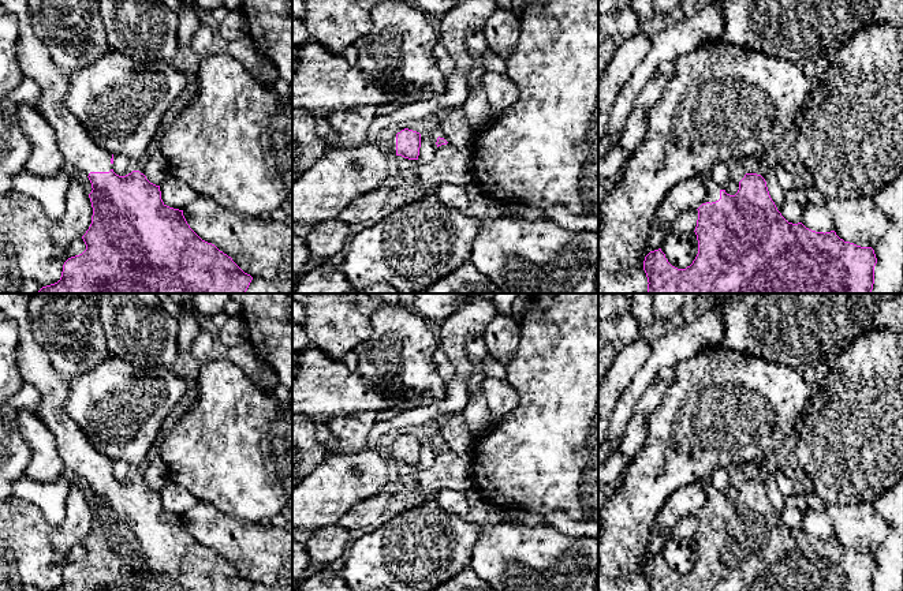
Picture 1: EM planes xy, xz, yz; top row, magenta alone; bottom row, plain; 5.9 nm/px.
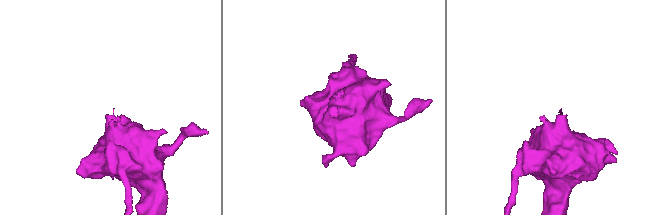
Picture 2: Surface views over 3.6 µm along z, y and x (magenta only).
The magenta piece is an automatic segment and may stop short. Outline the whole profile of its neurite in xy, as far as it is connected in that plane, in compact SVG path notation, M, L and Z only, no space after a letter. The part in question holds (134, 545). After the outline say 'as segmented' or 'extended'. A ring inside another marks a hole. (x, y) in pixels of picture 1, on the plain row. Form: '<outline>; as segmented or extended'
M0 293L0 321L4 319L18 325L18 369L25 385L41 392L40 420L53 434L66 471L83 478L93 494L89 500L92 530L82 542L86 556L68 564L60 586L51 591L250 591L253 583L214 550L202 546L187 530L183 516L163 508L160 491L150 489L139 476L126 482L113 478L113 460L87 441L64 408L67 382L55 371L48 354L33 337L27 296Z; extended

